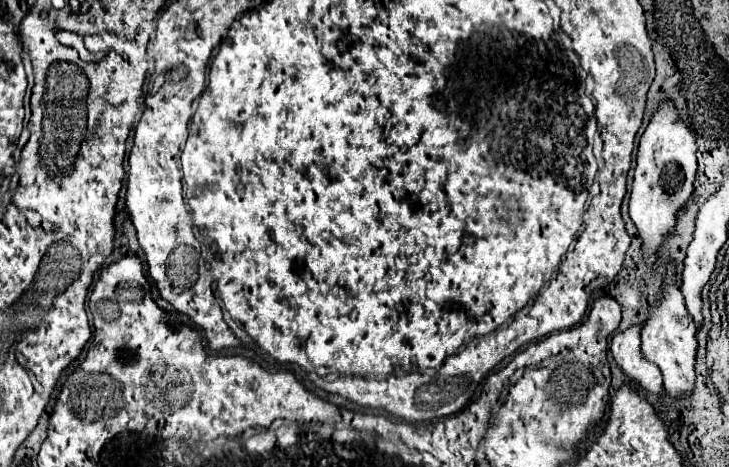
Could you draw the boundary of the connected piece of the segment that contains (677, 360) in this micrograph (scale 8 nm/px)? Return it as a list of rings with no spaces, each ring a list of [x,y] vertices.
[[[669,263],[669,277],[663,291],[663,299],[651,309],[651,317],[647,319],[645,327],[641,329],[641,353],[647,361],[655,363],[663,373],[663,387],[669,397],[683,399],[693,395],[695,387],[695,353],[697,353],[697,327],[689,311],[685,309],[685,301],[681,291],[673,281],[673,265]]]

